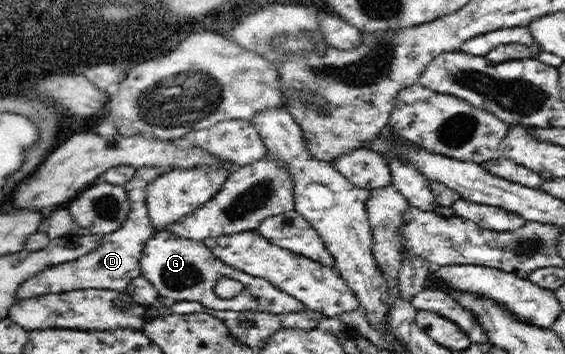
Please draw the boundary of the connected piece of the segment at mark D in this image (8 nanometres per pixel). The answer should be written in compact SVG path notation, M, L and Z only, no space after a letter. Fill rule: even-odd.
M150 163L136 167L135 174L122 185L129 209L126 219L120 224L120 227L116 231L104 234L100 244L87 255L80 257L78 261L48 267L44 271L40 271L36 277L28 279L28 283L24 283L18 289L16 297L18 299L30 299L30 297L46 295L46 293L66 293L66 291L90 289L90 287L102 290L110 289L110 291L126 291L131 286L132 281L140 276L137 261L140 260L144 241L157 231L150 221L147 208L148 188L161 175L167 174L172 167L174 167L174 164L164 163Z

